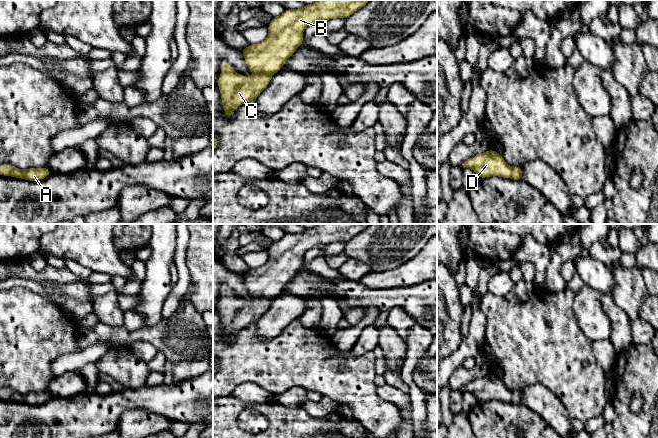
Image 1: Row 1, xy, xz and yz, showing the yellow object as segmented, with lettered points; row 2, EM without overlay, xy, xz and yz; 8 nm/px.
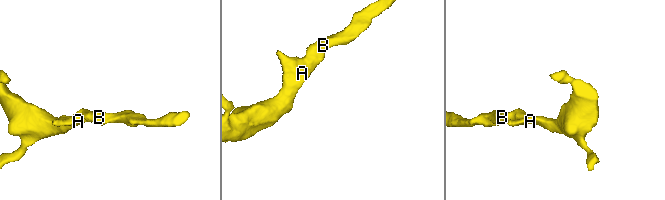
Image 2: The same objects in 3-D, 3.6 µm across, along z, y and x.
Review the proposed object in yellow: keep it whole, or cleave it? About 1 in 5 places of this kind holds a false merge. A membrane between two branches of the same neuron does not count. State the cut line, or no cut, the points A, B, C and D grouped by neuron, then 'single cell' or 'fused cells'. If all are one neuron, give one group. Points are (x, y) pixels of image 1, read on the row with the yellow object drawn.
no cut | A B C D | single cell

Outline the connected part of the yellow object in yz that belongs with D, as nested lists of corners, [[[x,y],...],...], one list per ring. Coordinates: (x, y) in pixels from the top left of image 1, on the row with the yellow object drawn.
[[[491,149],[466,160],[460,168],[462,170],[471,168],[478,178],[498,176],[506,179],[523,179],[523,172],[520,167],[509,166],[500,153]]]

